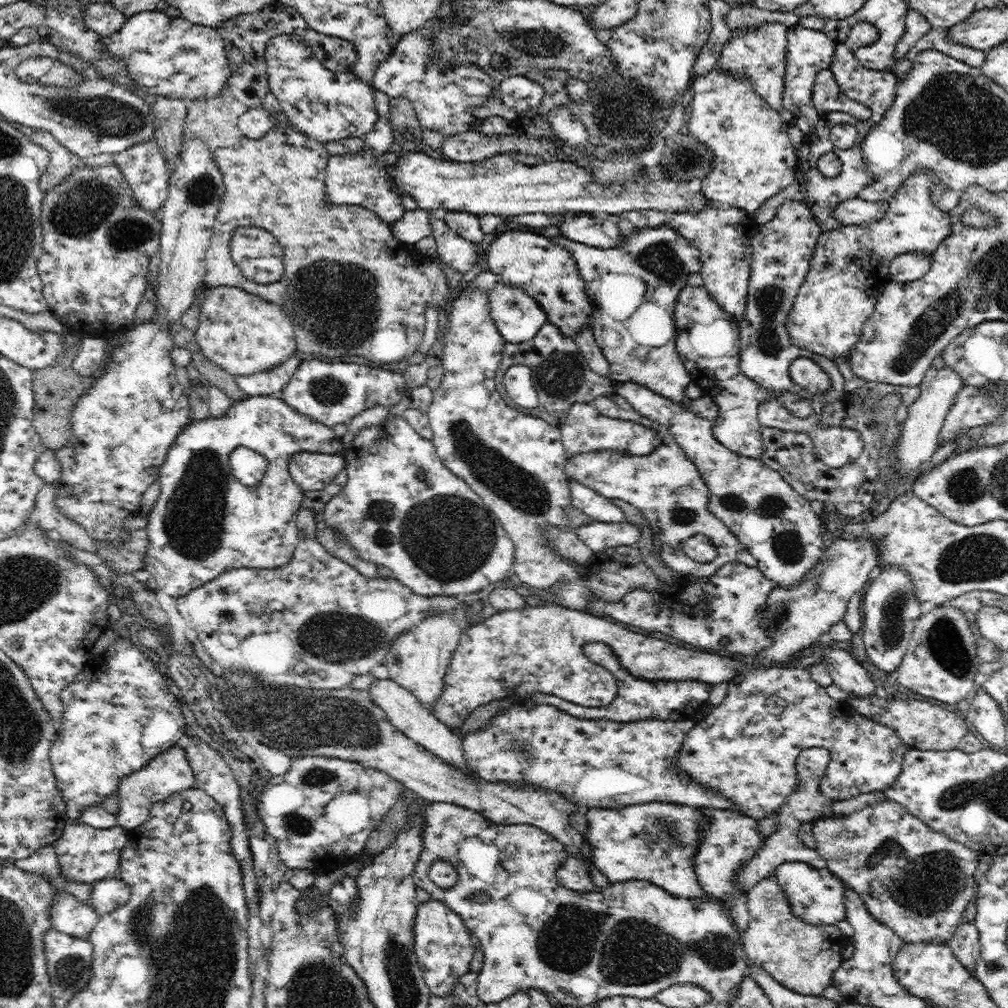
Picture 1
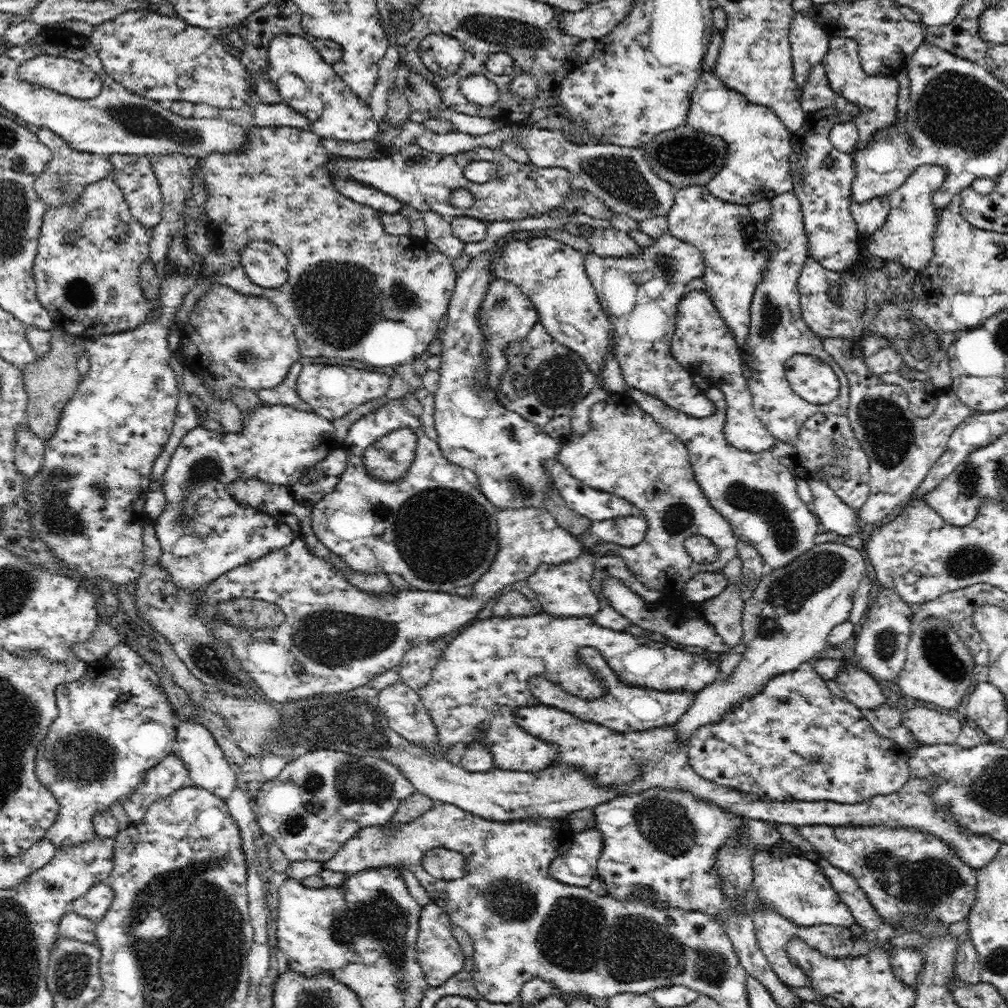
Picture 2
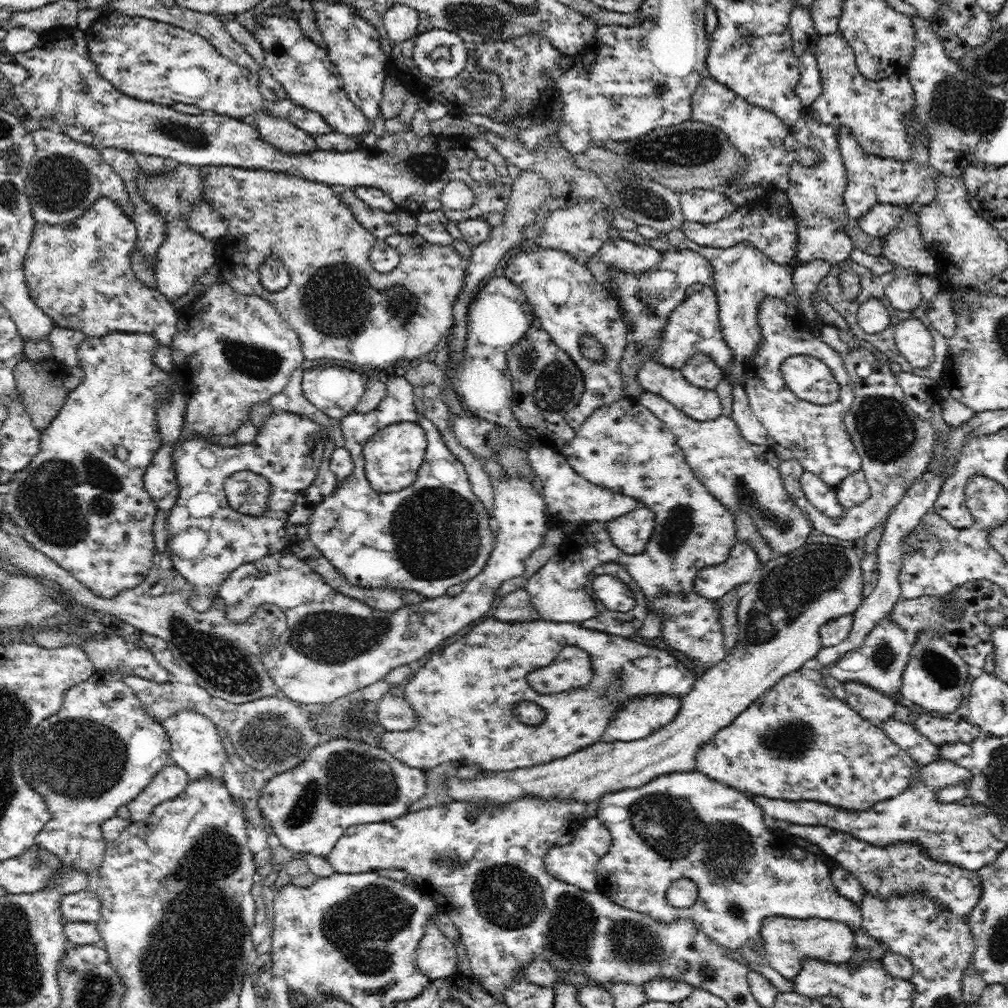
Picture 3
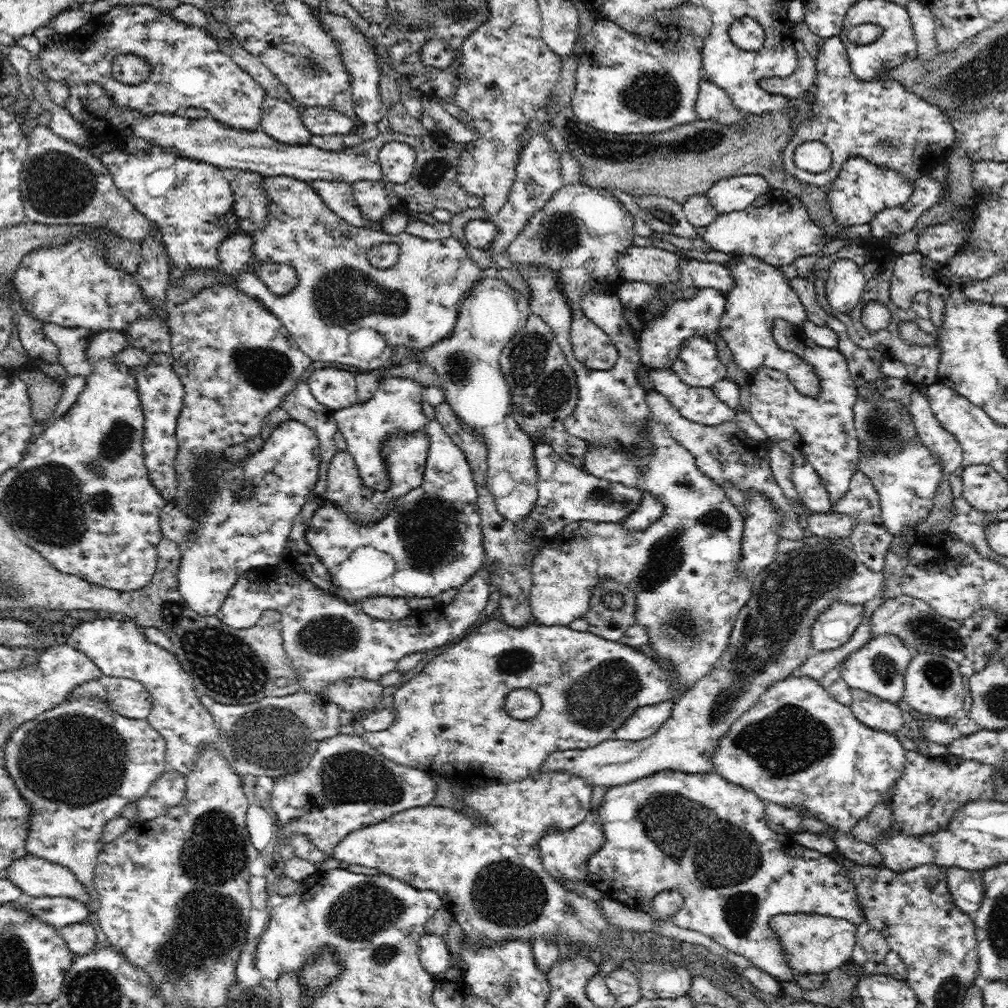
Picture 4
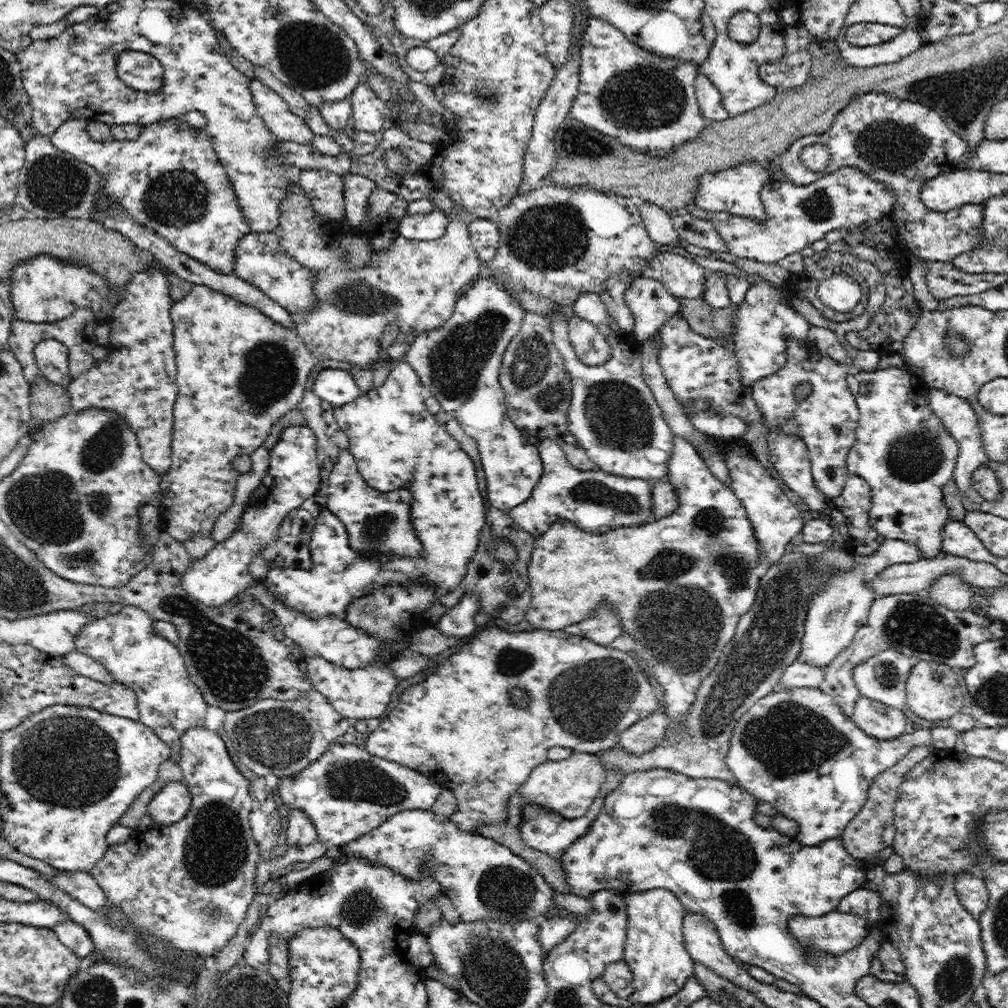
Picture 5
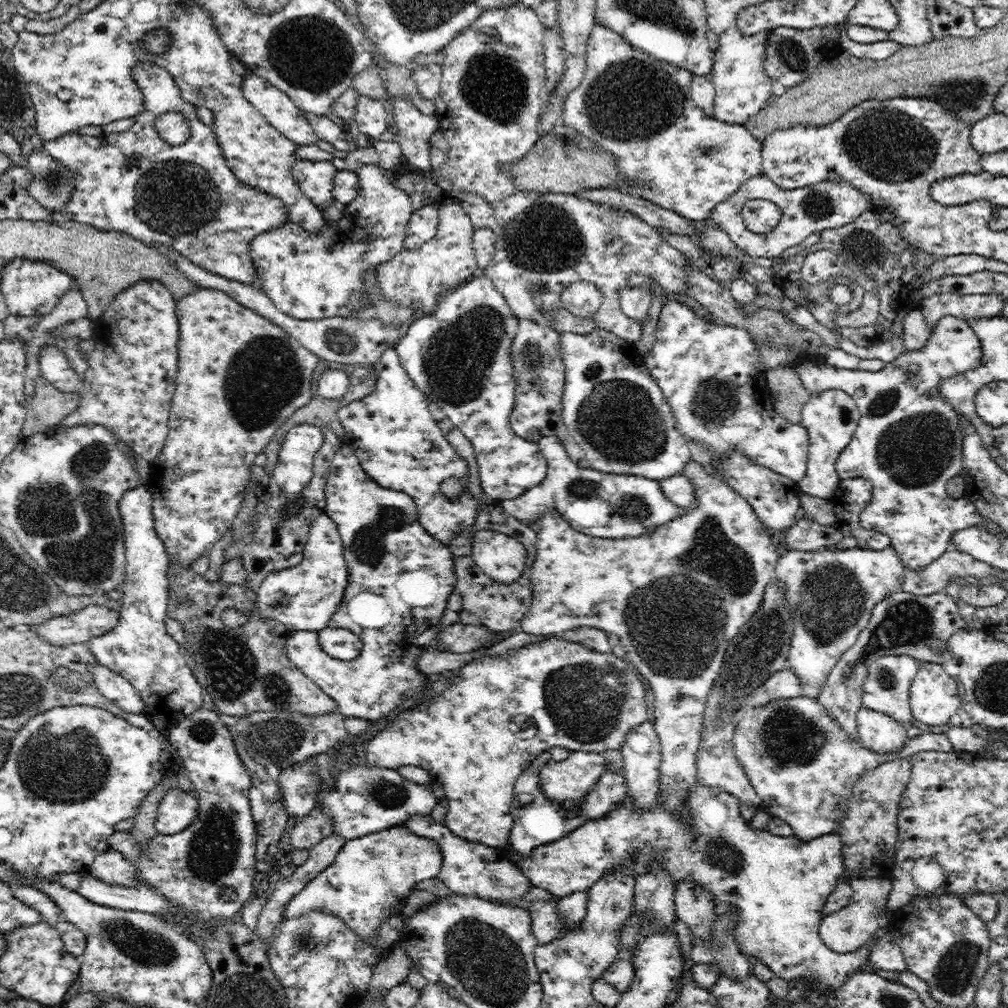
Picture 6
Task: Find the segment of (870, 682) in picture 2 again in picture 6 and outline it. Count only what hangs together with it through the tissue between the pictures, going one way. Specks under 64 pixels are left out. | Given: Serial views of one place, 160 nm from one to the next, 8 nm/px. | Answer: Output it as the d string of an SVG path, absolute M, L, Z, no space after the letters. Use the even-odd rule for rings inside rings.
M860 708L857 732L864 747L876 753L895 753L907 743L907 729L884 712Z

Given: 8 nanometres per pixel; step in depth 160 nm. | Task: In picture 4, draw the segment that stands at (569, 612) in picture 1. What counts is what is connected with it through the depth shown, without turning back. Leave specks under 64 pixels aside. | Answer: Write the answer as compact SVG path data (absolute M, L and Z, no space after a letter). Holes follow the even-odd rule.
M499 617L496 620L490 620L490 622L482 624L482 626L475 626L476 630L471 630L459 643L452 645L446 653L435 656L425 665L422 672L398 688L396 693L393 694L393 706L395 708L394 722L384 731L364 732L363 740L396 764L420 769L427 772L433 778L442 776L452 780L452 782L461 782L469 784L472 787L485 787L491 784L504 784L524 780L528 775L538 772L542 763L554 751L584 750L585 748L595 747L606 740L614 739L616 732L622 728L626 720L638 709L675 700L672 689L672 684L675 684L675 681L669 676L669 672L663 670L654 658L648 657L636 647L622 644L620 641L606 640L601 636L592 634L592 632L580 632L564 625L546 626L542 624L528 624L516 628L504 624L502 620L498 622L498 620L500 620ZM524 688L536 692L541 699L541 710L535 718L530 718L530 720L512 718L505 710L507 695L512 690Z

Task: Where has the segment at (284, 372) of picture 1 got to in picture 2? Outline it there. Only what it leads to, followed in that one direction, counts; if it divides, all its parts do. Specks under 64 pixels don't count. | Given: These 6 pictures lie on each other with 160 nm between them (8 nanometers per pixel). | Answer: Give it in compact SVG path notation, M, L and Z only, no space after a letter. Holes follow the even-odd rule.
M297 360L288 371L287 377L274 388L262 389L256 392L264 403L294 406L298 409L306 408L305 402L297 393L297 378L306 360Z

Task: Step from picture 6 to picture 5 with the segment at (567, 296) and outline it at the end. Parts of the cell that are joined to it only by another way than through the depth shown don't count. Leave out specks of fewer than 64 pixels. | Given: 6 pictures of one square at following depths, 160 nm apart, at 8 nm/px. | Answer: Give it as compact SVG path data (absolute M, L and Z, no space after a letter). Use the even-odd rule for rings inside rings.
M596 293L580 294L572 307L575 319L594 325L610 343L612 352L606 364L596 367L584 364L571 346L569 322L562 315L551 316L553 340L564 359L572 387L572 400L566 418L570 432L584 447L588 458L603 472L626 478L660 480L668 474L675 436L644 380L641 342L634 339L633 332L621 330L615 320L610 319L604 301Z

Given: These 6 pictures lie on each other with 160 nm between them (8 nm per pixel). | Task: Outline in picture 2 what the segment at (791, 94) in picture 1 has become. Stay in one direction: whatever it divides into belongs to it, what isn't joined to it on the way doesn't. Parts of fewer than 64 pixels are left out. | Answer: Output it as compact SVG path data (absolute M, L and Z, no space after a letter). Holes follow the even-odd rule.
M808 11L793 13L789 43L793 54L794 80L800 91L812 66L820 63L827 54L829 37L824 28L808 15Z

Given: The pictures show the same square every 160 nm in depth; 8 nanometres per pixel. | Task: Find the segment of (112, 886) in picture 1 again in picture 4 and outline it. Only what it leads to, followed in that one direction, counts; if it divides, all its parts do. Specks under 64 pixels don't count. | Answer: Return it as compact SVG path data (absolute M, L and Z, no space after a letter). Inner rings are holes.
M34 897L25 906L14 903L32 913L38 919L60 929L69 924L86 921L91 912L86 907L87 903L68 897Z

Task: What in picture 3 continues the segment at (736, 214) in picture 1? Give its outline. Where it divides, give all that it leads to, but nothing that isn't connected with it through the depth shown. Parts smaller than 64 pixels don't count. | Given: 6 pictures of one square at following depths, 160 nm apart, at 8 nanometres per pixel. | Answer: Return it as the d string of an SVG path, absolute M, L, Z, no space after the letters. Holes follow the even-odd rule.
M692 189L680 194L684 219L699 224L716 223L737 212L737 207L727 200L721 189ZM681 229L672 230L666 235L666 239L678 249L689 248L704 256L714 268L712 287L716 291L719 306L719 322L721 325L724 340L737 362L744 362L751 357L760 346L762 329L758 325L757 316L760 303L767 296L780 297L784 303L796 305L799 310L796 298L796 287L793 283L793 270L790 265L780 265L764 255L764 252L757 250L748 241L735 244L731 248L703 247L691 242Z

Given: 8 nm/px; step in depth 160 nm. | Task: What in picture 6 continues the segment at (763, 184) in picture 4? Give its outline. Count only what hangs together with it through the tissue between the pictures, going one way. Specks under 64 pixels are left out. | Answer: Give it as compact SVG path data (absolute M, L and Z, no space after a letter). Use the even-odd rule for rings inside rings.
M594 23L590 36L585 48L585 73L578 86L566 94L564 98L564 106L562 108L562 121L560 123L574 127L580 131L582 135L588 137L595 144L600 145L604 152L610 151L612 156L616 157L616 167L620 171L620 175L624 175L624 179L630 179L630 188L625 187L620 189L621 192L648 200L652 204L656 204L665 210L672 210L680 214L686 220L693 223L705 223L712 215L714 208L720 202L731 198L752 176L763 173L763 158L762 158L762 142L756 140L755 136L744 126L739 124L730 124L717 121L715 118L706 116L706 113L698 108L691 95L691 80L692 73L685 68L680 68L676 65L670 65L667 62L661 62L656 57L649 55L646 51L632 46L624 37L604 25ZM756 199L744 204L742 215L749 232L767 234L779 224L783 213L776 204L765 199Z

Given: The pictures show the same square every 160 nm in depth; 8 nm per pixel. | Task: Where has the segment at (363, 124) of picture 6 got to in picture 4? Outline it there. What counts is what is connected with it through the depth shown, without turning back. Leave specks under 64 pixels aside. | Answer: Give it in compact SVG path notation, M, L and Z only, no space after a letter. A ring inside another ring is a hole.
M330 12L322 14L319 21L323 24L324 28L330 33L330 36L339 44L339 51L347 71L351 76L351 91L353 92L354 99L354 112L355 115L364 123L370 122L384 125L387 118L388 107L381 101L379 93L379 82L381 76L380 65L376 61L376 53L370 47L370 43L366 41L365 34L356 27L352 20L344 15L334 15Z

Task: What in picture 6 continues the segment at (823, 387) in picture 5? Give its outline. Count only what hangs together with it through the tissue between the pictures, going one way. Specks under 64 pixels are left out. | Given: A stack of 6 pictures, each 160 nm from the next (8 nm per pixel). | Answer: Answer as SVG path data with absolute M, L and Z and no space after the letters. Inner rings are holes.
M828 389L811 395L799 418L809 436L807 472L798 482L802 493L825 499L834 496L841 481L836 471L836 460L852 440L860 417L855 400L840 389Z

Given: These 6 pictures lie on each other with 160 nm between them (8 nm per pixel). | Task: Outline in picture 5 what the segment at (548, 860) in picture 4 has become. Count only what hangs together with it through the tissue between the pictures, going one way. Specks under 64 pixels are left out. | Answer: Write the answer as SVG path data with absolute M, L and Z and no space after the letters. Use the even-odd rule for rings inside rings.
M596 797L588 812L584 816L575 819L563 818L562 815L550 809L536 805L527 805L522 812L522 818L520 818L520 824L518 826L520 829L520 838L528 847L545 852L552 858L560 861L560 858L564 856L562 852L566 852L566 848L576 842L580 836L584 836L590 826L594 824L594 820L596 820L604 808L604 802L604 797Z

